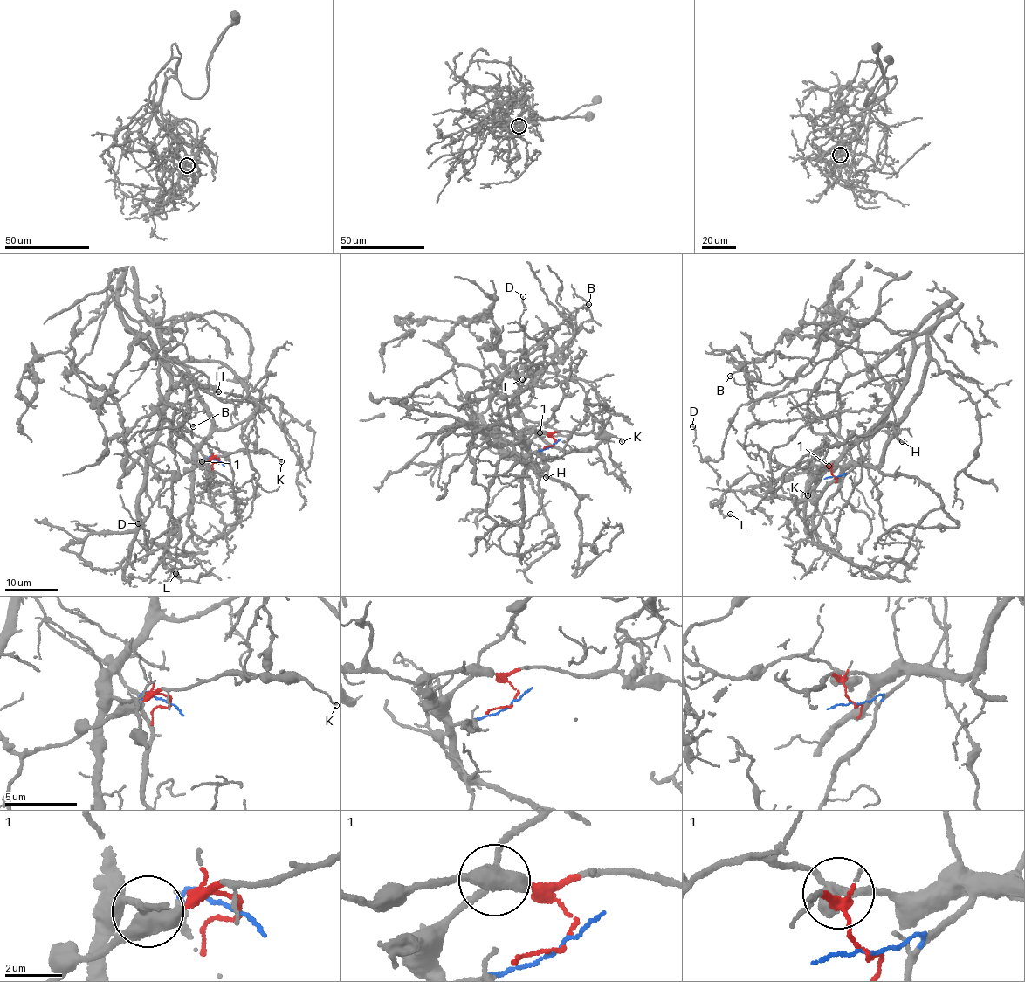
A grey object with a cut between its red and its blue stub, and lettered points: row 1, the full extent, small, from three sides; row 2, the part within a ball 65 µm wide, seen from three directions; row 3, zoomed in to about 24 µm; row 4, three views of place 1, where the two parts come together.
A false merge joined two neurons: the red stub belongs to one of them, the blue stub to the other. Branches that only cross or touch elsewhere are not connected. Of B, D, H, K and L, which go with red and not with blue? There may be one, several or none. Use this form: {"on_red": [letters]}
{"on_red": ["B", "H", "K"]}

